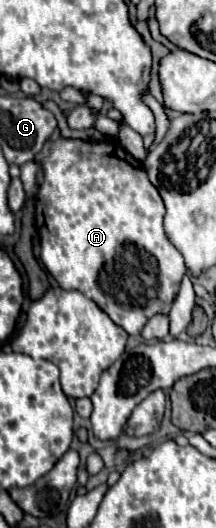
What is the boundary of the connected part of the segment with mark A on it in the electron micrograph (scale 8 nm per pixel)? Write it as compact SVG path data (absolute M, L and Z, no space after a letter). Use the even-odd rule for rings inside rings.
M58 138L56 142L48 140L44 144L44 150L34 160L40 162L42 168L44 168L44 182L40 184L40 190L36 194L36 226L38 226L38 232L40 232L40 246L42 246L40 260L46 266L46 270L56 278L56 282L60 284L60 288L82 292L86 298L94 300L100 310L104 310L118 326L122 326L132 336L140 334L142 328L144 328L144 324L152 316L156 316L156 314L168 314L170 306L172 306L172 302L174 302L174 298L178 294L182 276L186 274L186 266L184 266L184 260L182 260L180 252L166 238L166 232L164 232L164 226L162 226L164 212L166 212L164 210L164 202L162 202L158 190L148 180L148 176L146 176L144 168L140 166L140 162L134 160L116 142L110 142L110 140L106 140L106 142L82 142L82 140L66 140L66 138Z

